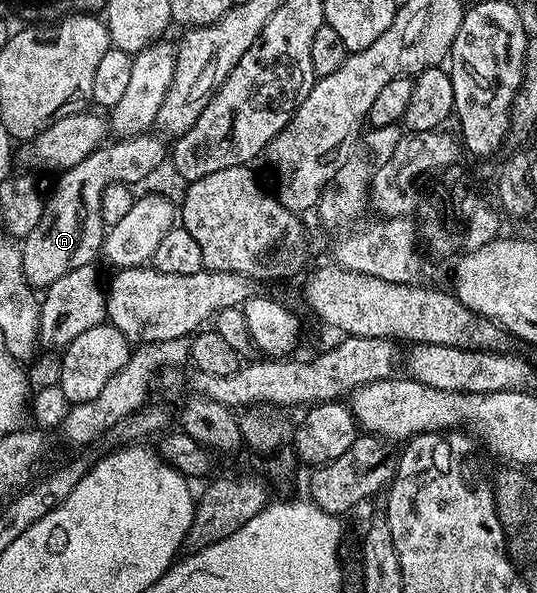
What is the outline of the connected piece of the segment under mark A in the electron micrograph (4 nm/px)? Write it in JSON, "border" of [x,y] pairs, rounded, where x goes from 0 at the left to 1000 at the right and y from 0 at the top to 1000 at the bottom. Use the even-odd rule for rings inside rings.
{"border":[[[285,228],[218,233],[209,238],[212,243],[197,239],[162,260],[155,273],[104,298],[106,312],[93,324],[89,319],[84,331],[84,352],[73,368],[73,381],[65,381],[37,413],[43,455],[58,462],[63,487],[82,489],[89,479],[102,476],[102,469],[117,469],[117,462],[132,462],[132,455],[147,455],[147,449],[173,445],[182,437],[199,390],[188,366],[188,324],[214,307],[255,314],[305,270],[309,275],[309,238],[298,228]]]}

